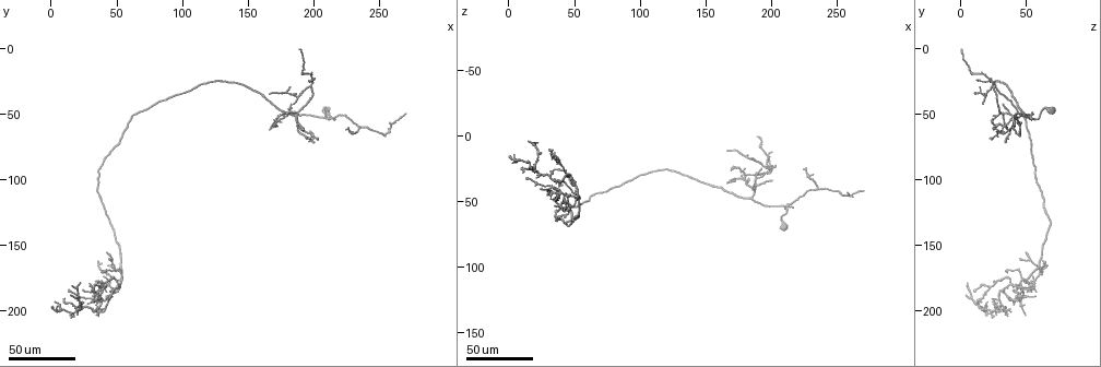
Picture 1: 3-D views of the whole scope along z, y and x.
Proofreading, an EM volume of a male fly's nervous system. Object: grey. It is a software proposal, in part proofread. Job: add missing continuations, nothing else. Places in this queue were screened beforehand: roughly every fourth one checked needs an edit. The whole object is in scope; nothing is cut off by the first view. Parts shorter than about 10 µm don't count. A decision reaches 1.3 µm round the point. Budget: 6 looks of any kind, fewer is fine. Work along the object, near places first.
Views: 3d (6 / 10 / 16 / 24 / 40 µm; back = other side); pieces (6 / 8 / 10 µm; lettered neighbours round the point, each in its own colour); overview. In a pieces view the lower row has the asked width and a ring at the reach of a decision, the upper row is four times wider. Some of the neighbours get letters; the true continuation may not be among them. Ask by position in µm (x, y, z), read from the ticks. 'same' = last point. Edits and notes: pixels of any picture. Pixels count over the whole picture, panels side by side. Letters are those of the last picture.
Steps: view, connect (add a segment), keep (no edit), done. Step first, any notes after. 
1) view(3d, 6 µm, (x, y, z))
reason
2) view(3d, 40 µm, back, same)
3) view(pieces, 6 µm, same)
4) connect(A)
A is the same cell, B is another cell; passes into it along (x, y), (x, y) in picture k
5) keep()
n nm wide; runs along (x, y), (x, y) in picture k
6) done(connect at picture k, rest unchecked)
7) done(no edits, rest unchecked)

view(3d, 40 µm, (200, 72, 32))
branch stops here

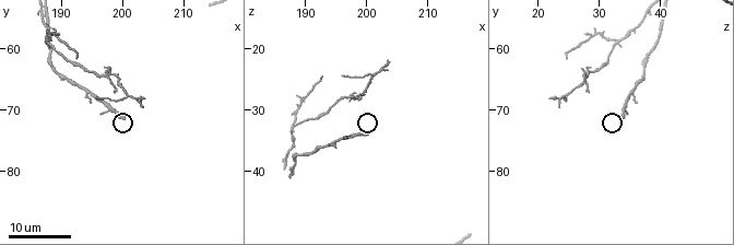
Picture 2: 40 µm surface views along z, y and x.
view(pieces, 6 µm, (200.5, 71.5, 34.0))

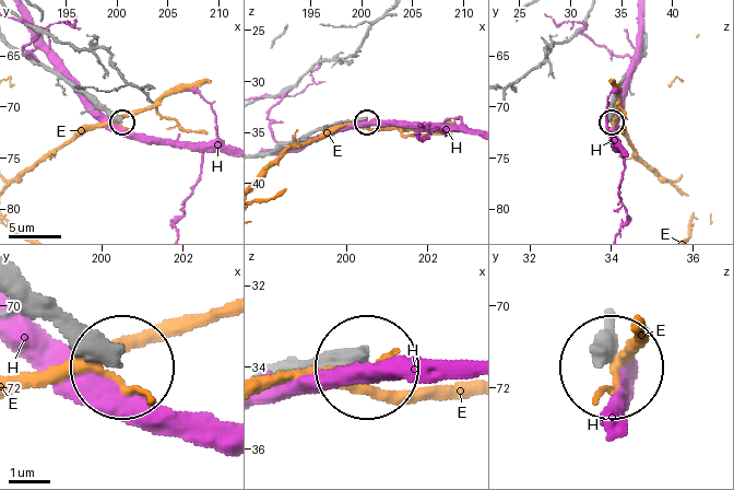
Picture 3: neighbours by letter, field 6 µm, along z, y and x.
keep()
E and H are other cells; runs along (19, 48), (75, 83), (119, 119) in picture 3; no lettered segment goes on from it

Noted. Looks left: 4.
view(3d, 40 µm, (168, 36, 10))
end of a long branch

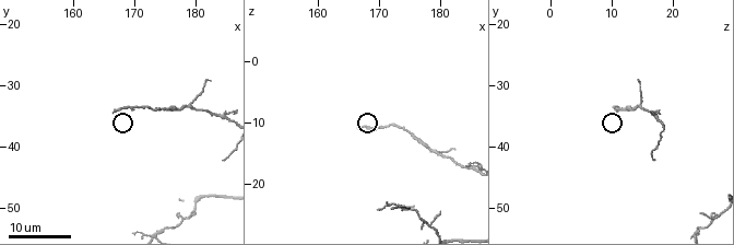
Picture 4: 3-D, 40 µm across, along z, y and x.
view(pieces, 10 µm, (166.5, 34.0, 10.5))

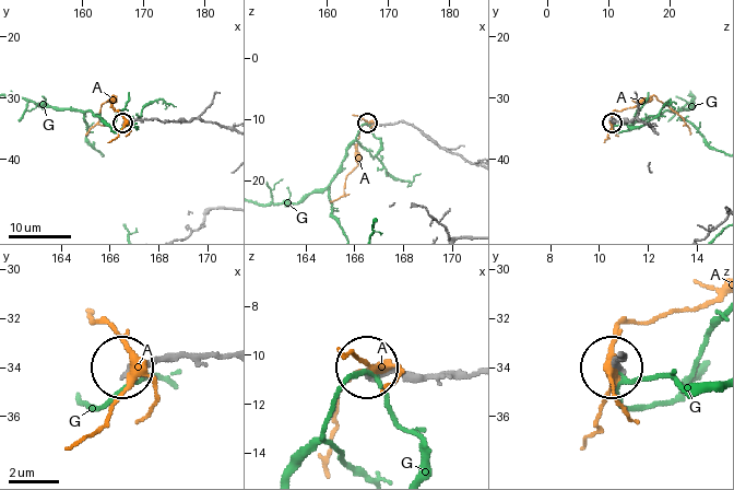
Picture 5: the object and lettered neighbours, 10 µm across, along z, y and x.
keep()
A and G are other cells; runs along (214, 123), (150, 118), (122, 123) in picture 5; no lettered segment goes on from it

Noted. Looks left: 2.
view(3d, 40 µm, (44, 160, 44))
an open end

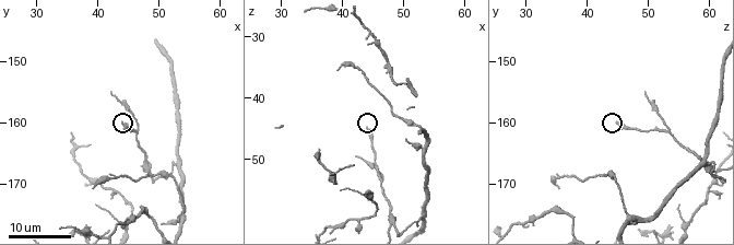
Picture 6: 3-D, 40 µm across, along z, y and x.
view(pieces, 8 µm, (44.5, 160.0, 44.5))

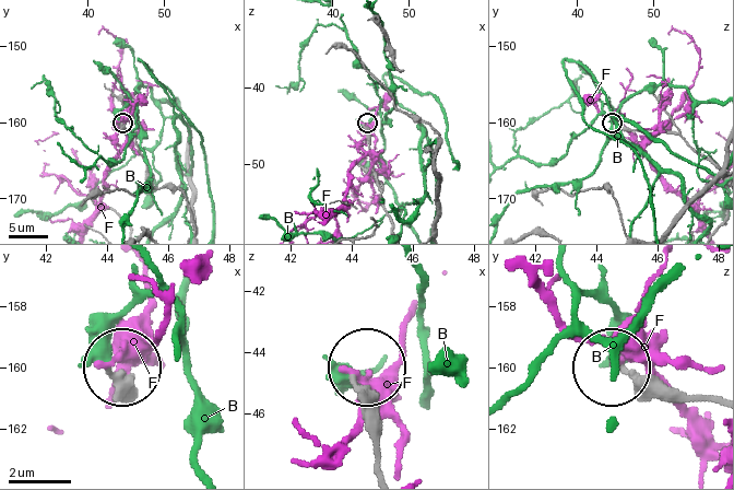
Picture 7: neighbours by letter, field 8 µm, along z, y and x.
keep()
B and F are other cells; runs along (379, 466), (379, 427), (356, 375) in picture 7; none of them fits

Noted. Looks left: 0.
done(no edits, rest unchecked)

